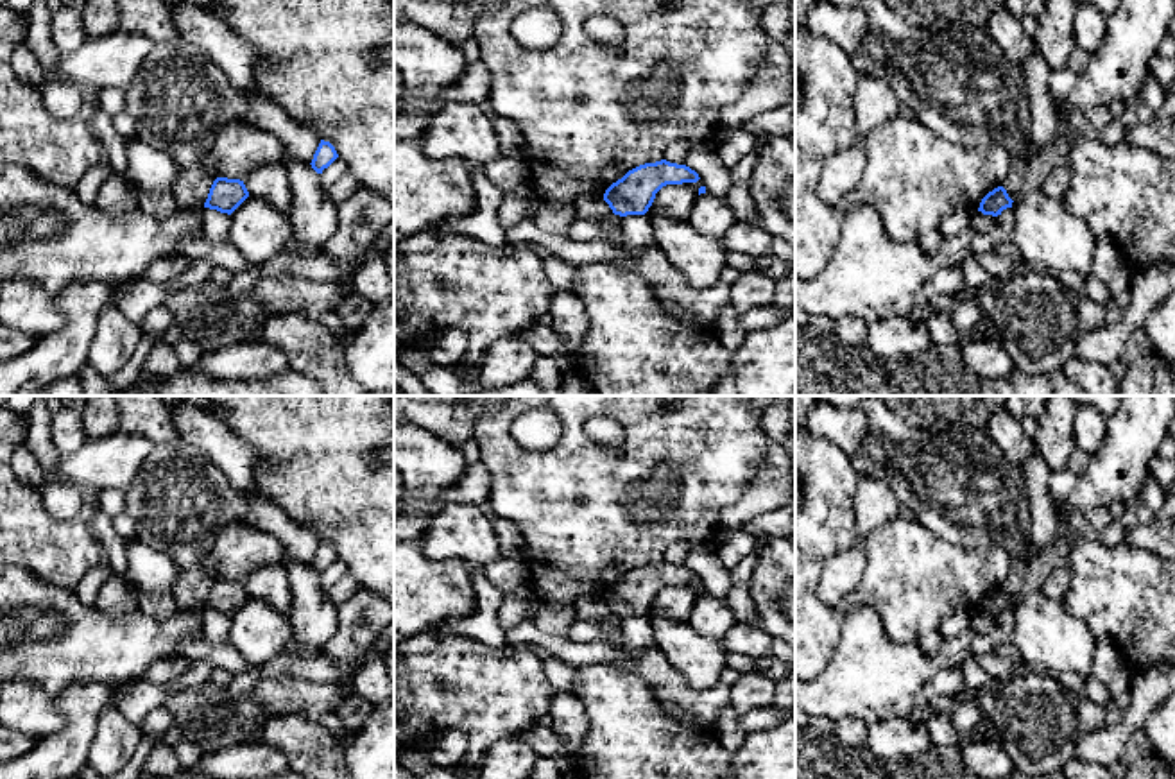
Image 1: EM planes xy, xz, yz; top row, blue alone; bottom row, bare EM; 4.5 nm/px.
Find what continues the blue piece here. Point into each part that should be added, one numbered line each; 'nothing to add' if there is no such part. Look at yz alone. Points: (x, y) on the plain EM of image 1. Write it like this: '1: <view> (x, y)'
nothing to add

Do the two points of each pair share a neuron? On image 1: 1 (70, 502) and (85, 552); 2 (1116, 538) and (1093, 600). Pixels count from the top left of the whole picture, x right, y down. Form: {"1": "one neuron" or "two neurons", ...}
{"1": "two neurons", "2": "two neurons"}

